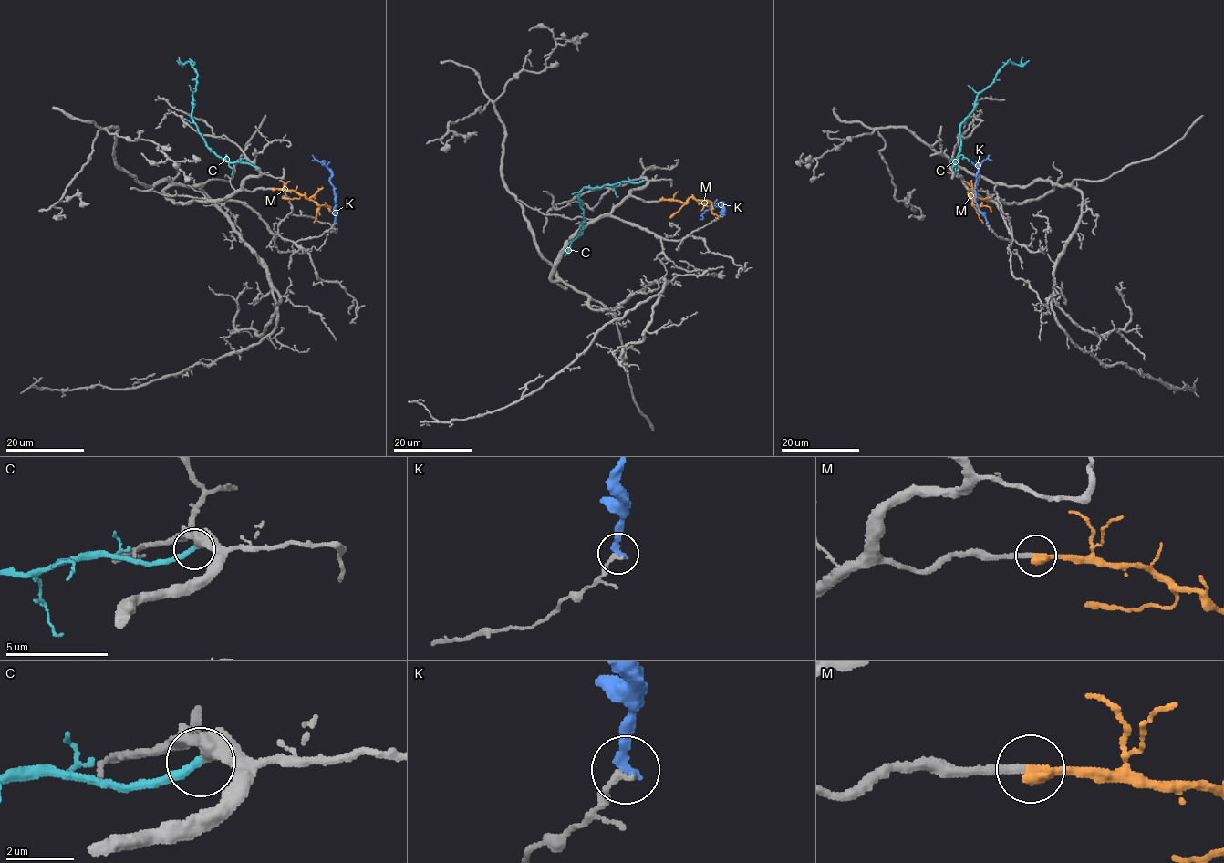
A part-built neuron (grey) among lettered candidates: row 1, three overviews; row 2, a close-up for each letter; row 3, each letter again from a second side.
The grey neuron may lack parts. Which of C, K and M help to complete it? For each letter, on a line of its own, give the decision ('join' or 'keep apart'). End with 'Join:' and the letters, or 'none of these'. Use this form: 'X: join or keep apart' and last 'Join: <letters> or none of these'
C: join
K: keep apart
M: join
Join: C, M

